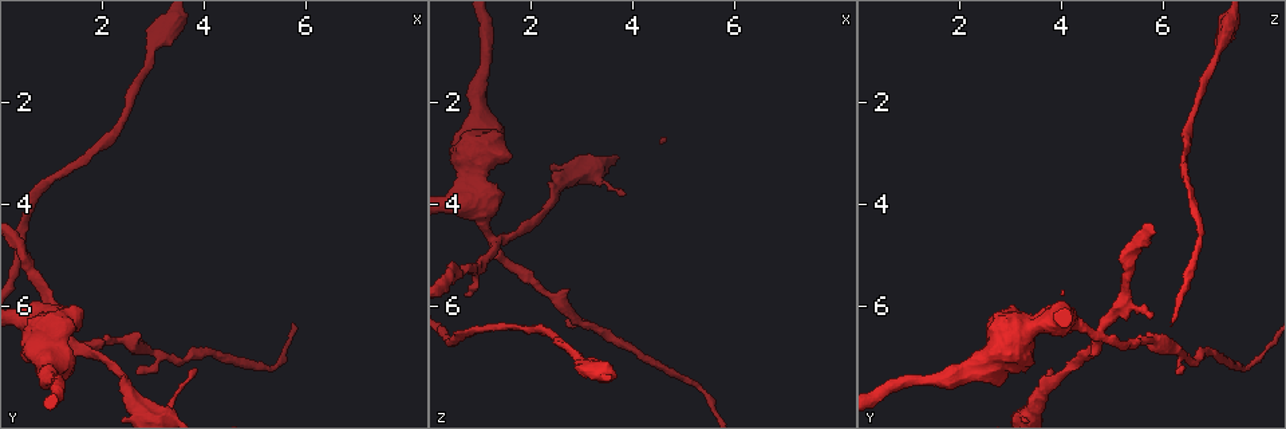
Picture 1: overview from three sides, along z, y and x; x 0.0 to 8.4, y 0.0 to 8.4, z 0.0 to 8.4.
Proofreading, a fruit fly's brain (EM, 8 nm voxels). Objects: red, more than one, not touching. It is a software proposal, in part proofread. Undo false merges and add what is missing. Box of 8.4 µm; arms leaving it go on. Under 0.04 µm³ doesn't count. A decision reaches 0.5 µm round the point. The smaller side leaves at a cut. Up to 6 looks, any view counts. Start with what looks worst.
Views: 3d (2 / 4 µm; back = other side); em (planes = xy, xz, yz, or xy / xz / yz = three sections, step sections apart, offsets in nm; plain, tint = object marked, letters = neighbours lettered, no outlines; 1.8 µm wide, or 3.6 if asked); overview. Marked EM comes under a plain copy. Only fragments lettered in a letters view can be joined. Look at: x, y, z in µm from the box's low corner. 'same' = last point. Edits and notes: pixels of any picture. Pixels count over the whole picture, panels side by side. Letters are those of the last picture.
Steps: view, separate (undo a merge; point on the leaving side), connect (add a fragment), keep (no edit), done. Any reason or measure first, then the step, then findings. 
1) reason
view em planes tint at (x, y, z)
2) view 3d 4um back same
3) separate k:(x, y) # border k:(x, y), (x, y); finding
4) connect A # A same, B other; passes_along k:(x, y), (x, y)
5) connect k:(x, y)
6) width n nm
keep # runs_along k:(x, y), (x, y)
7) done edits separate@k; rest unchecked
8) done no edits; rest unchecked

thin arm on a thick one
view 3d 4um at (1.25, 6.60, 4.75)

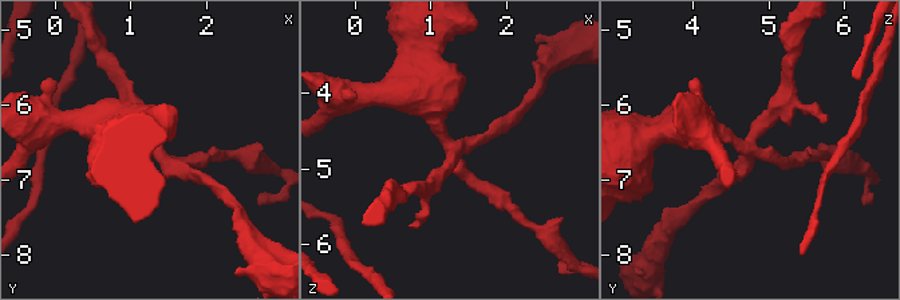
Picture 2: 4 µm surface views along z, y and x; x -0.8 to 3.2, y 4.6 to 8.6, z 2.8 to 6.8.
need the tissue
view em planes letters at (1.25, 6.60, 4.75)

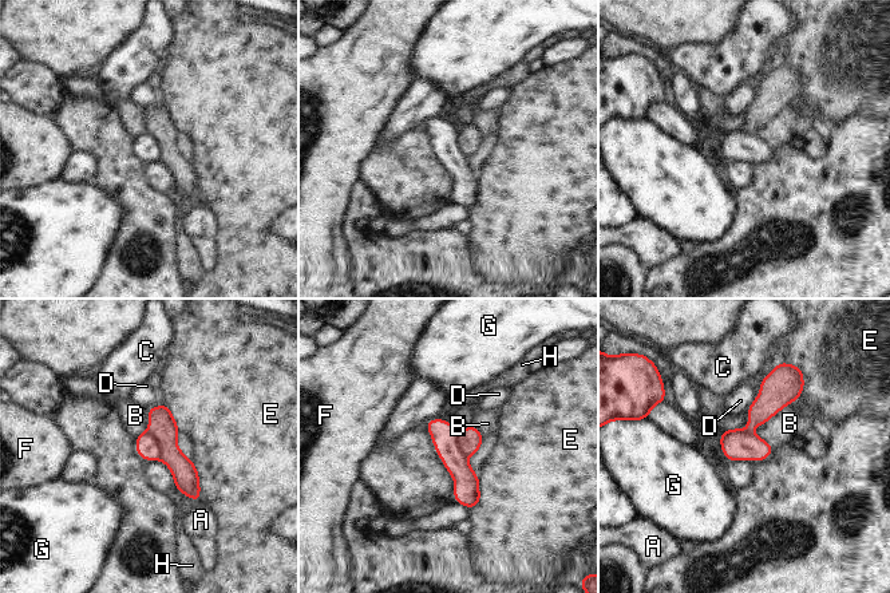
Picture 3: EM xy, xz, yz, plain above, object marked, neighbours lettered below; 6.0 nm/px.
longest_contact B 340 nm
separate 3:(161, 422) # A other, B other, C other, D other, E other, F other, G other, H other; border 3:(149, 430), (159, 441), (161, 459); two cells meet here

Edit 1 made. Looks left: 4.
view overview

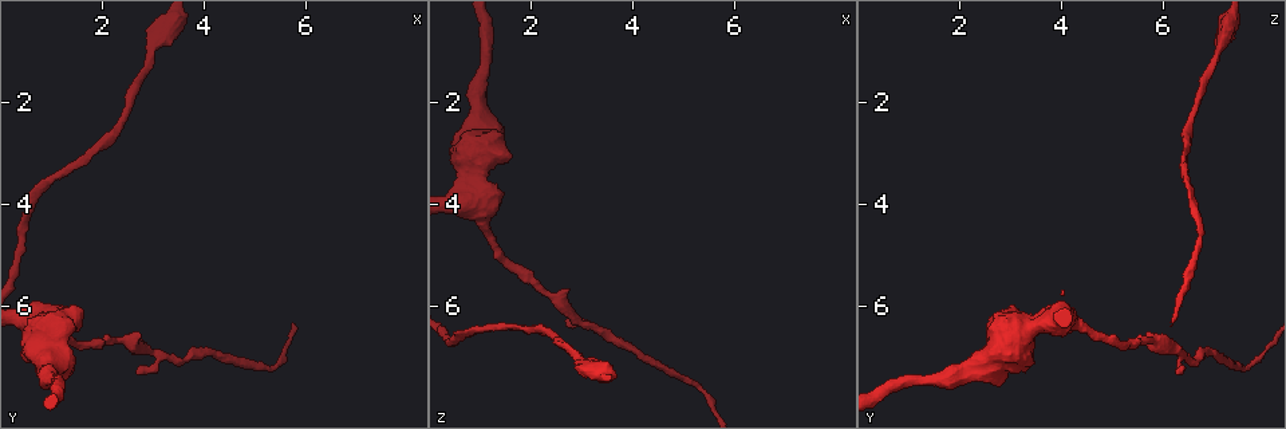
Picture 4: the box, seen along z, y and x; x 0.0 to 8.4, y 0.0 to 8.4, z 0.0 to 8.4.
thick turns thin
view em planes letters at (3.15, 0.80, 7.20)

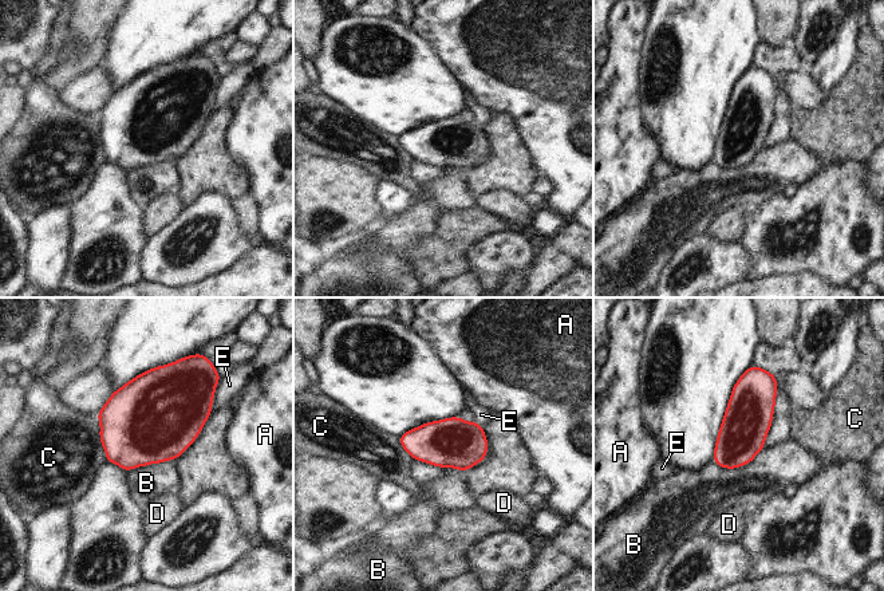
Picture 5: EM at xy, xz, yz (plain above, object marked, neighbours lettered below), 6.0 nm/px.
keep # A other, B other, C other, D other, E other; border 5:(765, 446), (734, 468), (711, 460); all the same cell

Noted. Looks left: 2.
done edits separate@3; rest unchecked

